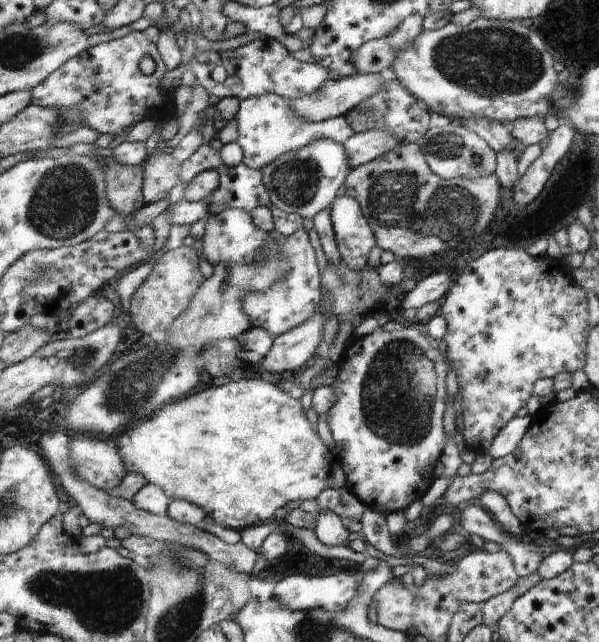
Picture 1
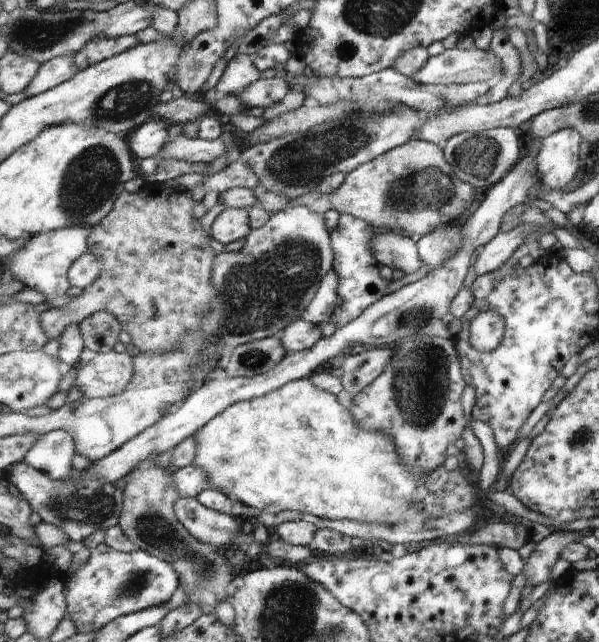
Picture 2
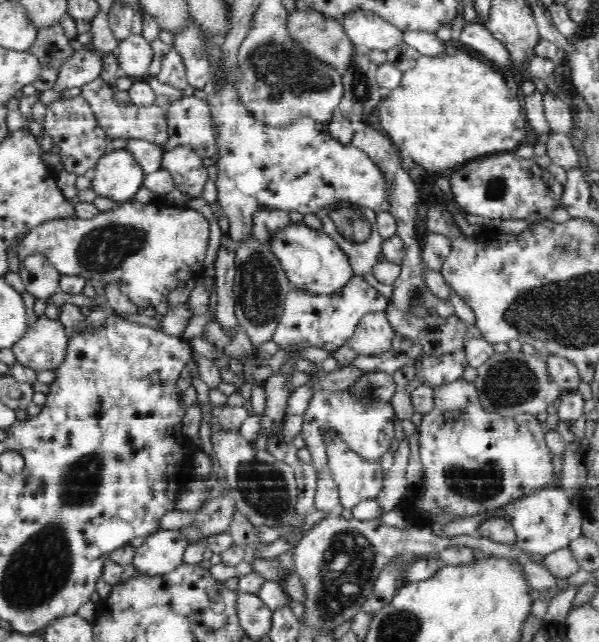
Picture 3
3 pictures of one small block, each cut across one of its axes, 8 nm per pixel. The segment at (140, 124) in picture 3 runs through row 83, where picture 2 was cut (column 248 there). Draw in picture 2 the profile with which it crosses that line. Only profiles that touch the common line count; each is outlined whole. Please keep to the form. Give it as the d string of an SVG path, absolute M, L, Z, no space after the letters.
M280 75L273 78L260 78L255 81L243 94L236 95L250 109L266 108L273 102L280 102L287 94L288 84Z

